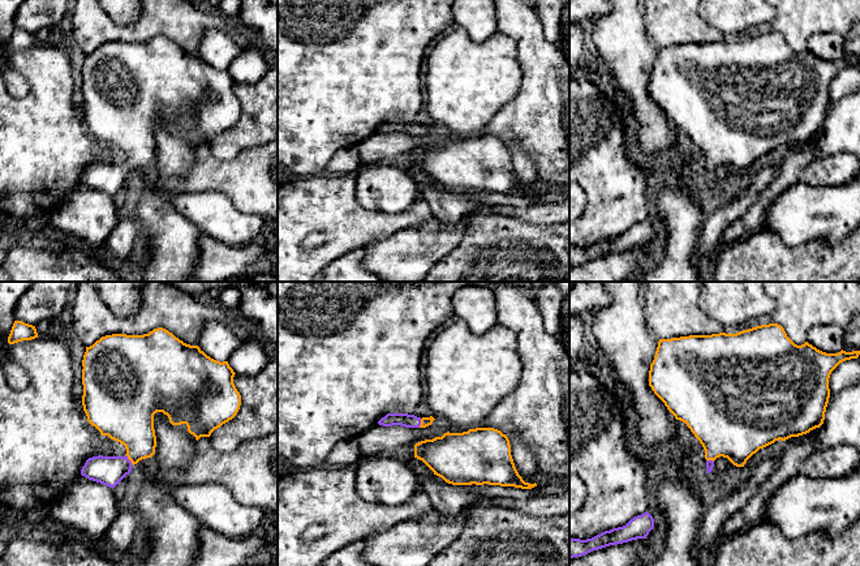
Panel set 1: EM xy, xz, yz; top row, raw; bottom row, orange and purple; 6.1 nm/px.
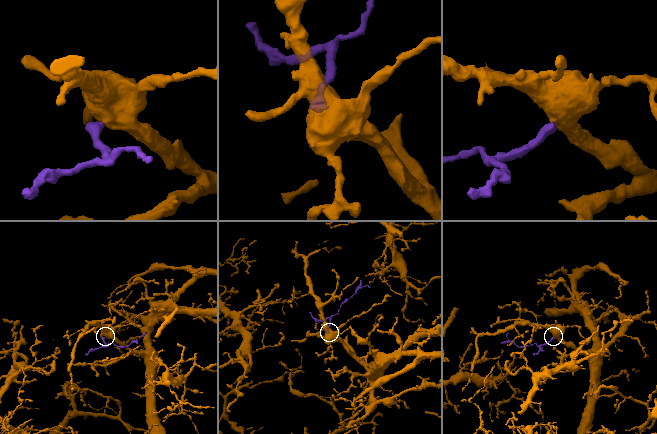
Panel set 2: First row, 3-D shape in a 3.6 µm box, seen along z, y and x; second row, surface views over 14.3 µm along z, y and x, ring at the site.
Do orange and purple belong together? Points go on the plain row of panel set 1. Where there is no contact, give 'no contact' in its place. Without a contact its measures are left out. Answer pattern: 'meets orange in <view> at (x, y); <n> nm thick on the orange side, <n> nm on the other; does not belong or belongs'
meets orange in xy at (128, 166); 320 nm thick on the orange side, 180 nm on the other; belongs

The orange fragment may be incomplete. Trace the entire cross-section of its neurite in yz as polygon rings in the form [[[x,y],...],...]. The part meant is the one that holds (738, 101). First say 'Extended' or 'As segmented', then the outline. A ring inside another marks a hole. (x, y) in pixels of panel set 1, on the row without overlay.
Extended. [[[778,31],[756,34],[736,42],[689,43],[659,47],[649,78],[649,94],[667,117],[687,132],[705,158],[706,181],[714,168],[727,166],[734,173],[744,175],[747,168],[775,149],[786,149],[820,136],[830,106],[829,86],[843,69],[857,67],[860,59],[826,61],[808,50],[795,52]]]

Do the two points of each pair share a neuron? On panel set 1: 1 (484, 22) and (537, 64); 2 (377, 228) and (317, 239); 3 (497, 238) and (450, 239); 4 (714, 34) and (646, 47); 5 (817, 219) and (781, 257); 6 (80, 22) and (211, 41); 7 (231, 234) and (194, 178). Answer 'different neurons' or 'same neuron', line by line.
1: different neurons
2: different neurons
3: different neurons
4: different neurons
5: different neurons
6: different neurons
7: different neurons

